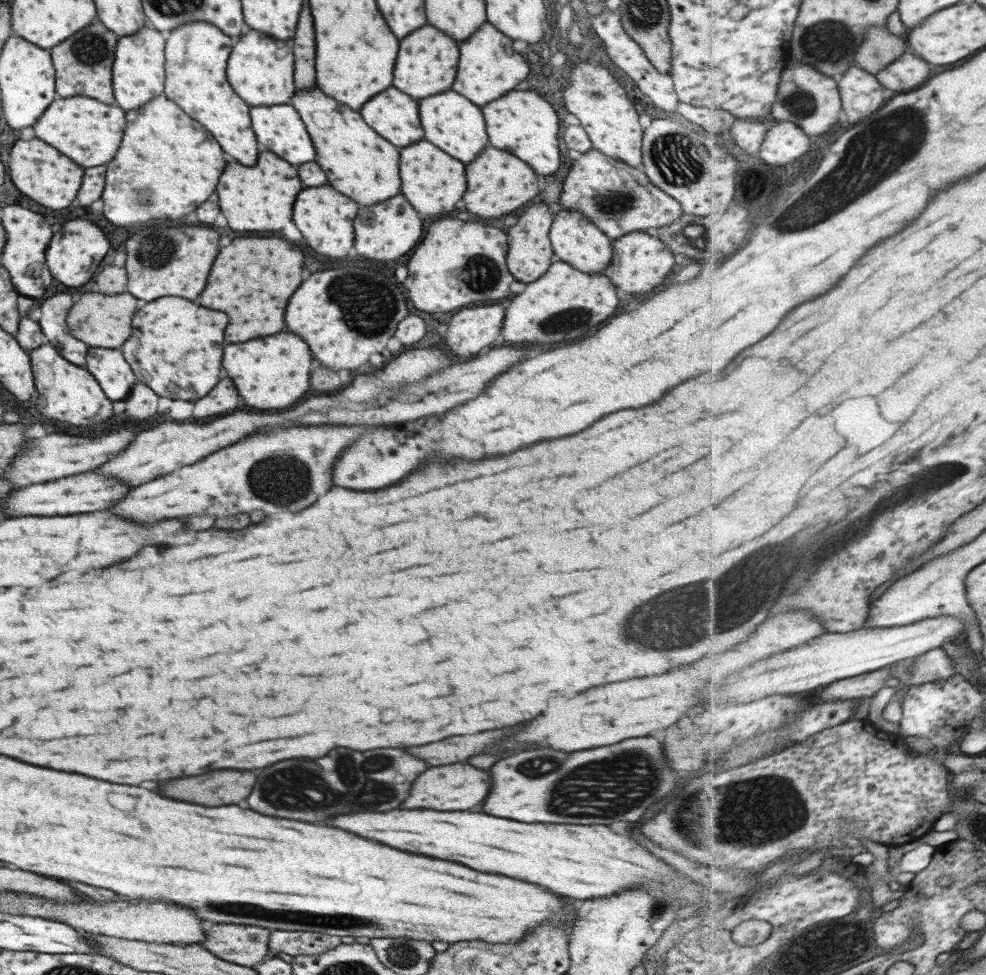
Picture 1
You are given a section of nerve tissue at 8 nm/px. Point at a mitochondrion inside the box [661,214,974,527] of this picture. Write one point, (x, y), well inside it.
(703, 228)

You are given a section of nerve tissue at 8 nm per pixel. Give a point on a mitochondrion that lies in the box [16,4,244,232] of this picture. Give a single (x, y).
(91, 48)

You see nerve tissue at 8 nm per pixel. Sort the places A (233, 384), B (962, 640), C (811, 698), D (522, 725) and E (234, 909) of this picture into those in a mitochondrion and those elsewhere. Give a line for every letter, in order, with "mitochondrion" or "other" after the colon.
A: other
B: other
C: other
D: other
E: mitochondrion

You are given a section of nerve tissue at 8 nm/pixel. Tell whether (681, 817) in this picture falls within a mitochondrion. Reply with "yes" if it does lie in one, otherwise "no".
yes

